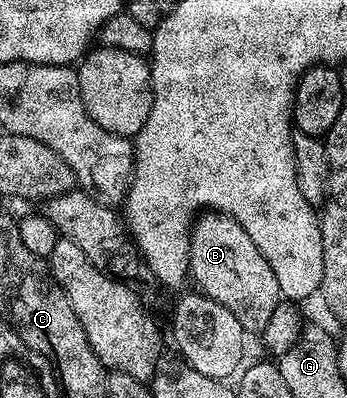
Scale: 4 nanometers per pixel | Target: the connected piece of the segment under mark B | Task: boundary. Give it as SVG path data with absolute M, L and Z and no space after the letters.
M207 211L199 215L190 230L190 270L189 275L199 284L201 295L220 302L240 322L243 333L261 334L272 318L272 310L280 303L280 293L276 274L264 258L262 251L248 238L248 230L240 226L233 216L223 216L220 212Z

